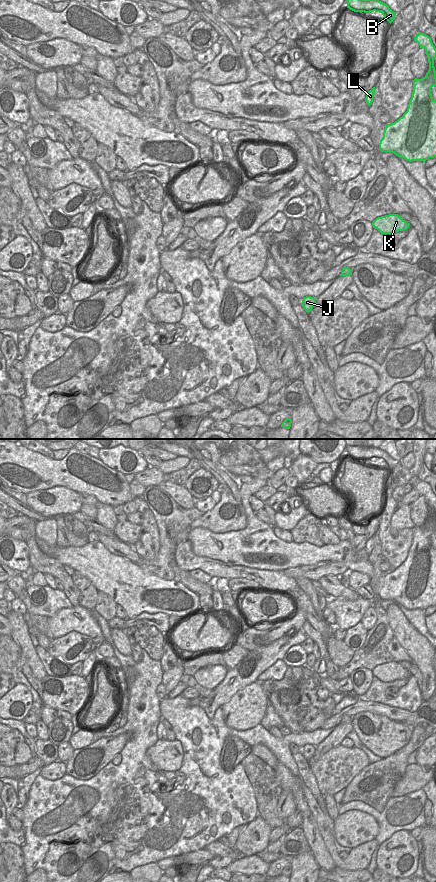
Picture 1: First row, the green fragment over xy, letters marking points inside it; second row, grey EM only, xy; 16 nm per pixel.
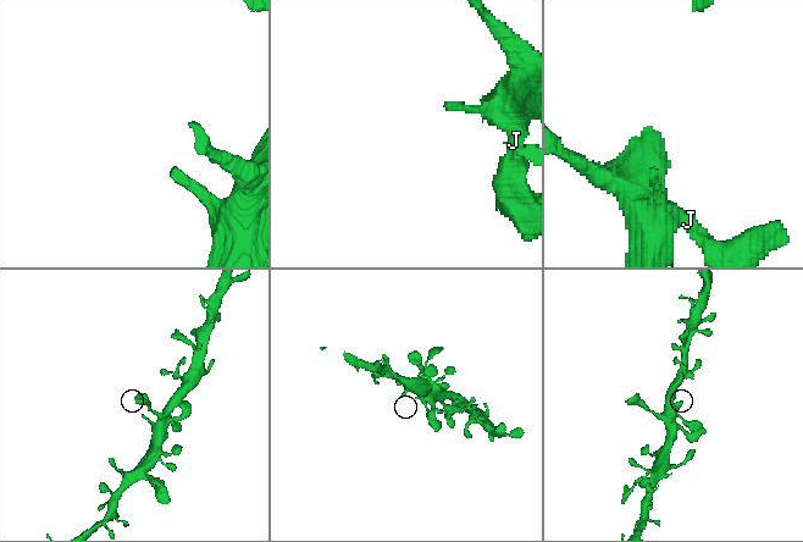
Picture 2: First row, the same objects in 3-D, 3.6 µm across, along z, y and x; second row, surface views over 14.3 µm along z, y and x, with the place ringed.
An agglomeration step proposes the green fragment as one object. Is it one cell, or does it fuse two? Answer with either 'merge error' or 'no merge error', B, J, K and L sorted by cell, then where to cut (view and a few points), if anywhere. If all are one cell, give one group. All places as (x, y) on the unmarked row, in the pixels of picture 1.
no merge error | B J K L | no cut

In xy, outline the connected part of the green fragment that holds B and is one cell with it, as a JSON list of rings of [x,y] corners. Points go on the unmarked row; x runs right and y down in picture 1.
[[[346,446],[347,456],[354,460],[379,460],[391,472],[397,461],[394,461],[387,452],[376,447]]]

